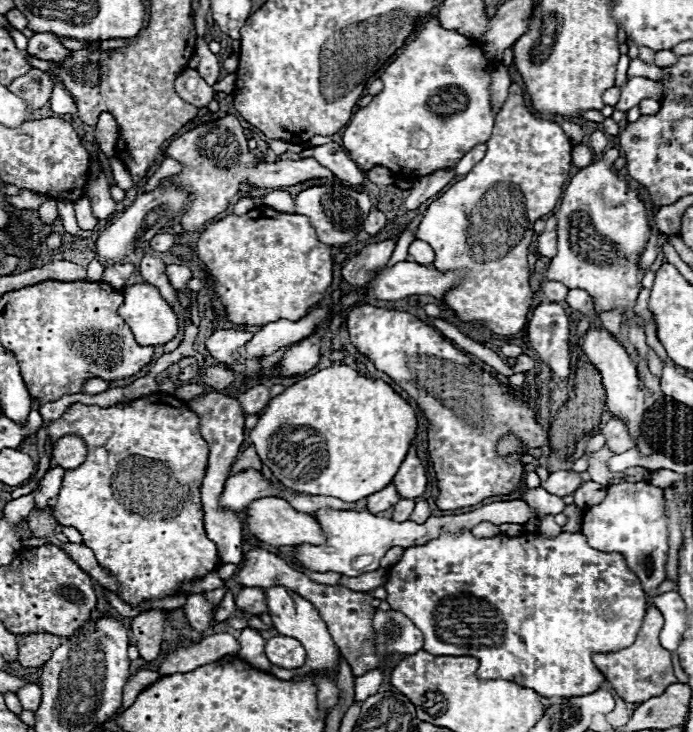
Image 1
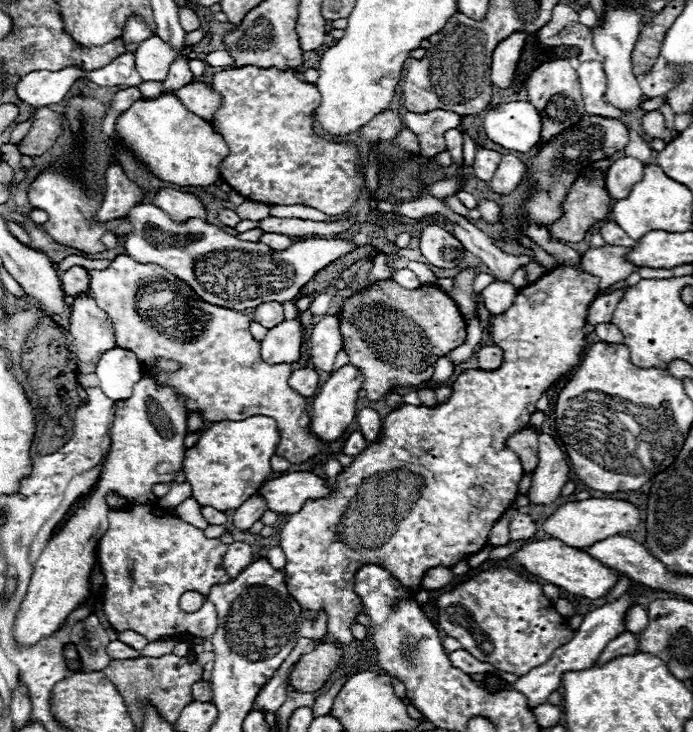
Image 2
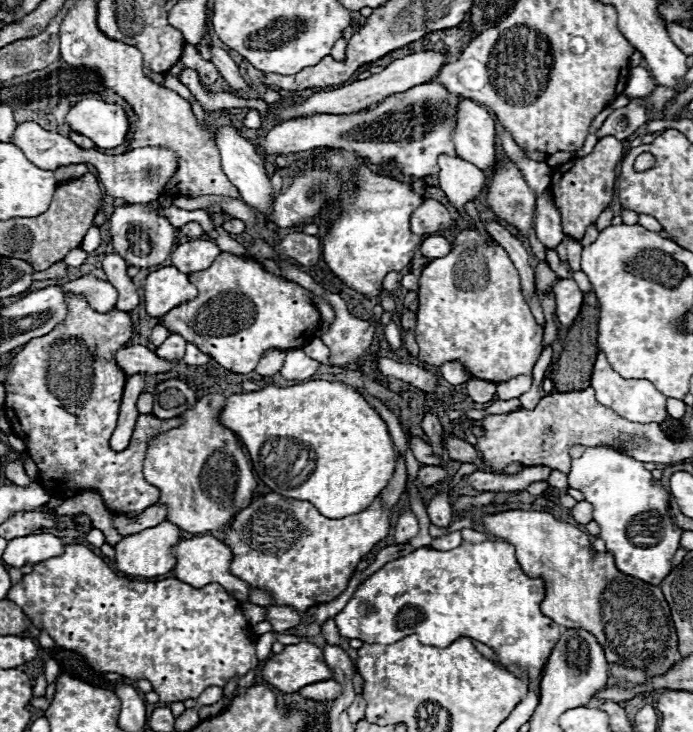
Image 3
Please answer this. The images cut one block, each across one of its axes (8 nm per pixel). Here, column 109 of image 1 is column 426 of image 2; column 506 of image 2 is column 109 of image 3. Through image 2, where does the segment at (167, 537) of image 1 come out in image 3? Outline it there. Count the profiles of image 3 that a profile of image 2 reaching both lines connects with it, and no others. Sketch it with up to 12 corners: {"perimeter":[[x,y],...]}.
{"perimeter":[[128,312],[68,314],[10,362],[6,412],[54,498],[102,494],[138,516],[150,440],[180,418],[108,440],[126,374]]}

